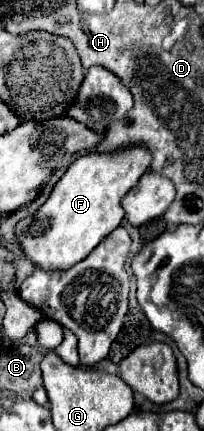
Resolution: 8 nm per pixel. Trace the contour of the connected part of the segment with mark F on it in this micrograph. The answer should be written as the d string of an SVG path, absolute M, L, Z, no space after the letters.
M132 147L132 149L126 149L124 153L116 153L116 155L84 155L84 157L76 159L68 167L68 171L62 175L62 179L54 185L48 201L32 217L26 217L16 225L16 241L22 249L22 253L26 255L26 259L30 259L36 267L40 267L44 271L64 271L64 269L76 265L78 261L82 261L84 257L88 257L90 251L106 235L110 235L110 231L116 225L122 223L124 211L120 207L120 199L146 173L148 165L150 165L150 153L144 151L142 147Z

